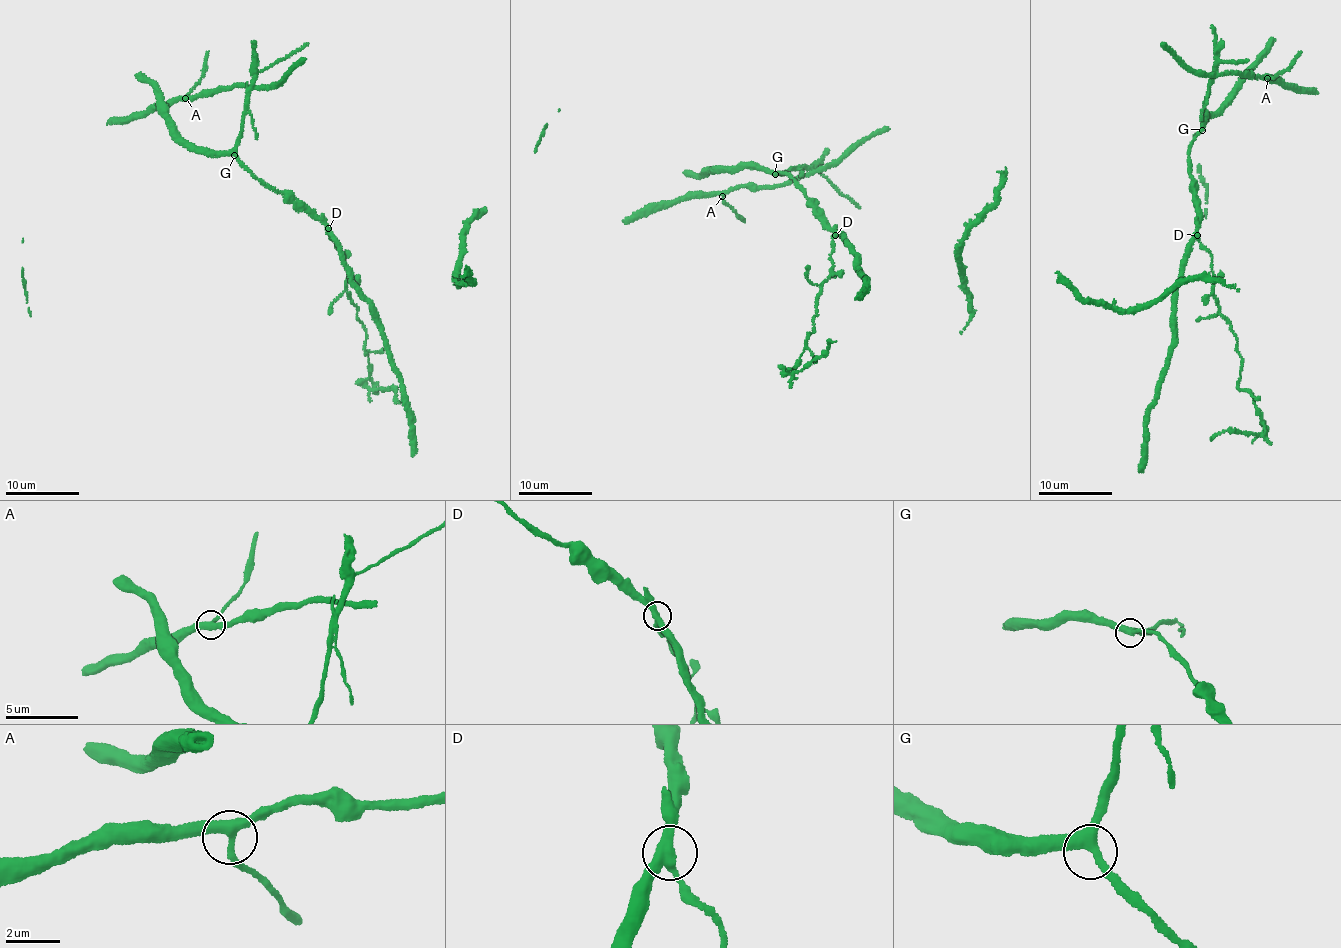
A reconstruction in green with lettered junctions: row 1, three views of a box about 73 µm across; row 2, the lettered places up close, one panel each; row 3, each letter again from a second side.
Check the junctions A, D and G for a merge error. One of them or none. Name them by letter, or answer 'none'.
D

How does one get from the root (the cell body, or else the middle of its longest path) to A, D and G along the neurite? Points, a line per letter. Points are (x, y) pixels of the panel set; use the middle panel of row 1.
A: (795, 169), (799, 165), (807, 171), (782, 185), (737, 186), (722, 196)
D: (795, 169), (777, 175), (786, 173), (802, 186), (835, 235)
G: (795, 169), (775, 174)

